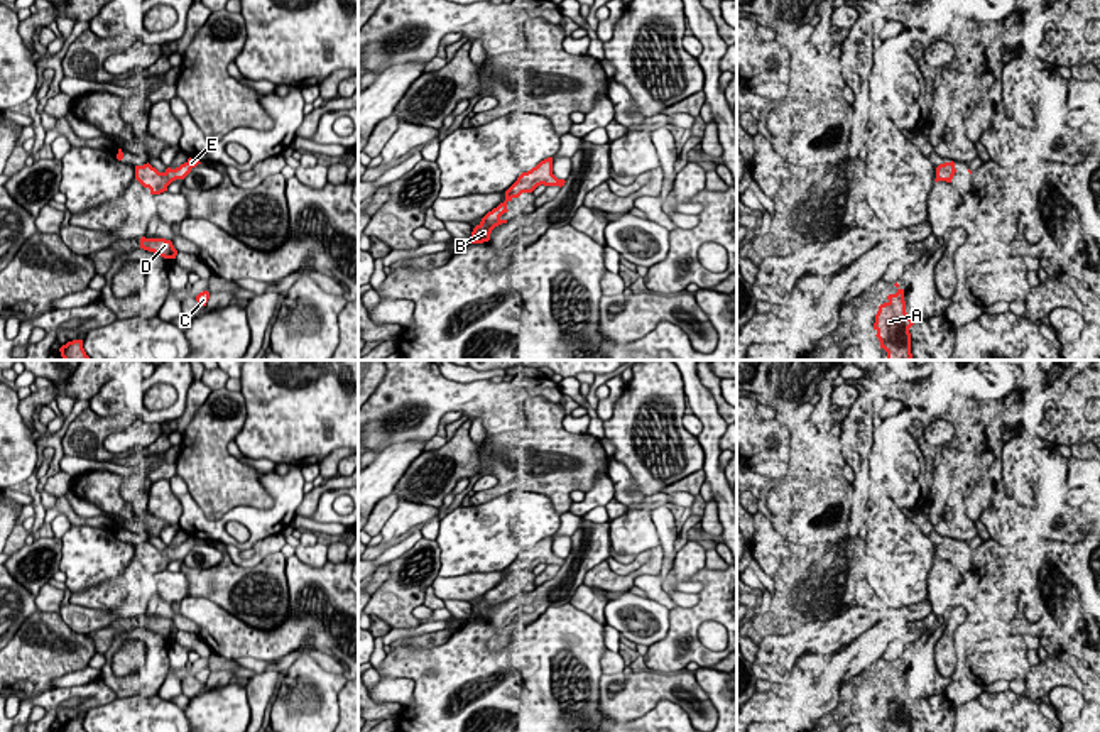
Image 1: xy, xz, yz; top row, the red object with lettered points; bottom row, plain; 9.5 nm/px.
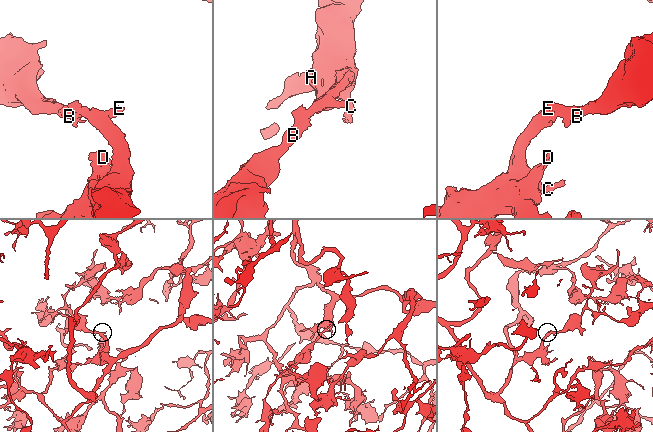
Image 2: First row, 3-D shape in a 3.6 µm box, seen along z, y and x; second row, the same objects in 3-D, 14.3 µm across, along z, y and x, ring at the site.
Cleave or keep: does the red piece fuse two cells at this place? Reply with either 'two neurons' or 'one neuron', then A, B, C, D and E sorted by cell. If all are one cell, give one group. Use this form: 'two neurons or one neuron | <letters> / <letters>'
one neuron | A B C D E

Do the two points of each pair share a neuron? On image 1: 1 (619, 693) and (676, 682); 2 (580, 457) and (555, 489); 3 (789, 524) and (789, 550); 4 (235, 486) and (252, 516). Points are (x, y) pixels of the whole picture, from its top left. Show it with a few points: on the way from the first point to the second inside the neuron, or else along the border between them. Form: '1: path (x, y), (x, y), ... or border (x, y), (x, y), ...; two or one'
1: path (632, 693), (649, 687), (663, 687); one
2: path (578, 465), (563, 480); one
3: border (762, 513), (788, 541), (798, 545); two
4: border (269, 474), (261, 484), (272, 504), (247, 508); two

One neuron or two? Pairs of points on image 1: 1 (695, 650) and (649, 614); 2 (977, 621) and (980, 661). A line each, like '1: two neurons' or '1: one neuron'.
1: two neurons
2: two neurons

